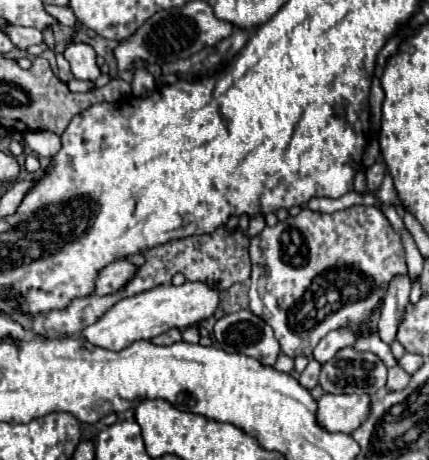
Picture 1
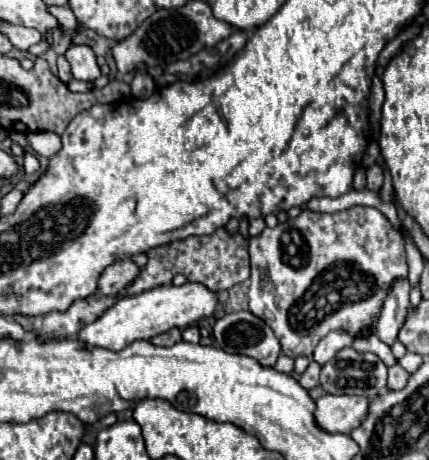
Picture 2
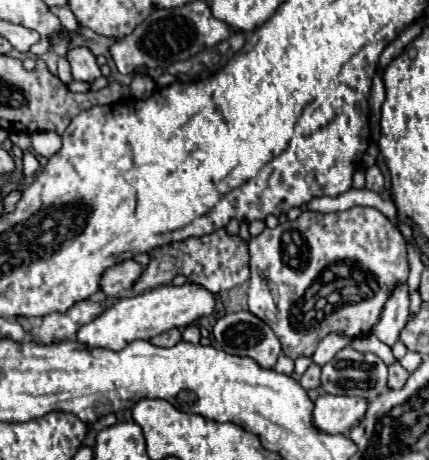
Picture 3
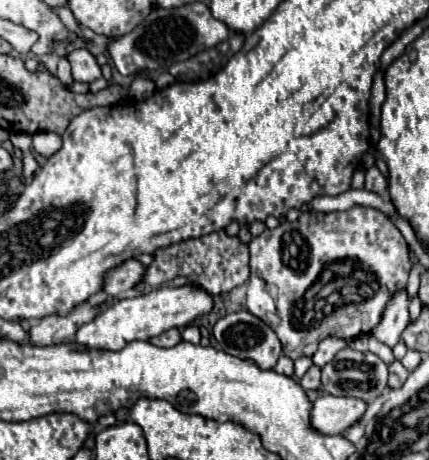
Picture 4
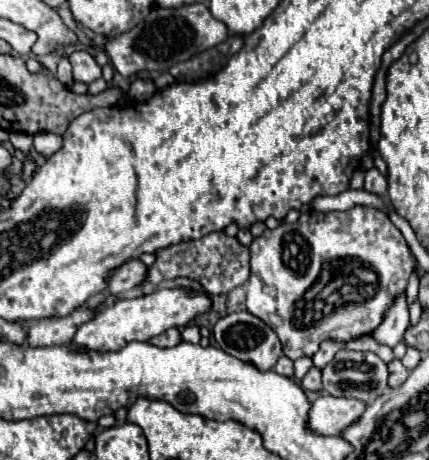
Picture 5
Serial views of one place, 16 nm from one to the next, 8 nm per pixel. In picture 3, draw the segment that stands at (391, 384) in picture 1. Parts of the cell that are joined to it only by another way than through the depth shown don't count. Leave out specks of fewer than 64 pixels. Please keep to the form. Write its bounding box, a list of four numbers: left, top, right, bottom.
[388,362,408,390]

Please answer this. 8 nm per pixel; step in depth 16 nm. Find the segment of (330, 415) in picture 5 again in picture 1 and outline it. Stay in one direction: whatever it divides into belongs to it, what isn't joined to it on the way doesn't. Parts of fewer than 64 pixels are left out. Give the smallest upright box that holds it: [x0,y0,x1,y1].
[318,394,370,432]

